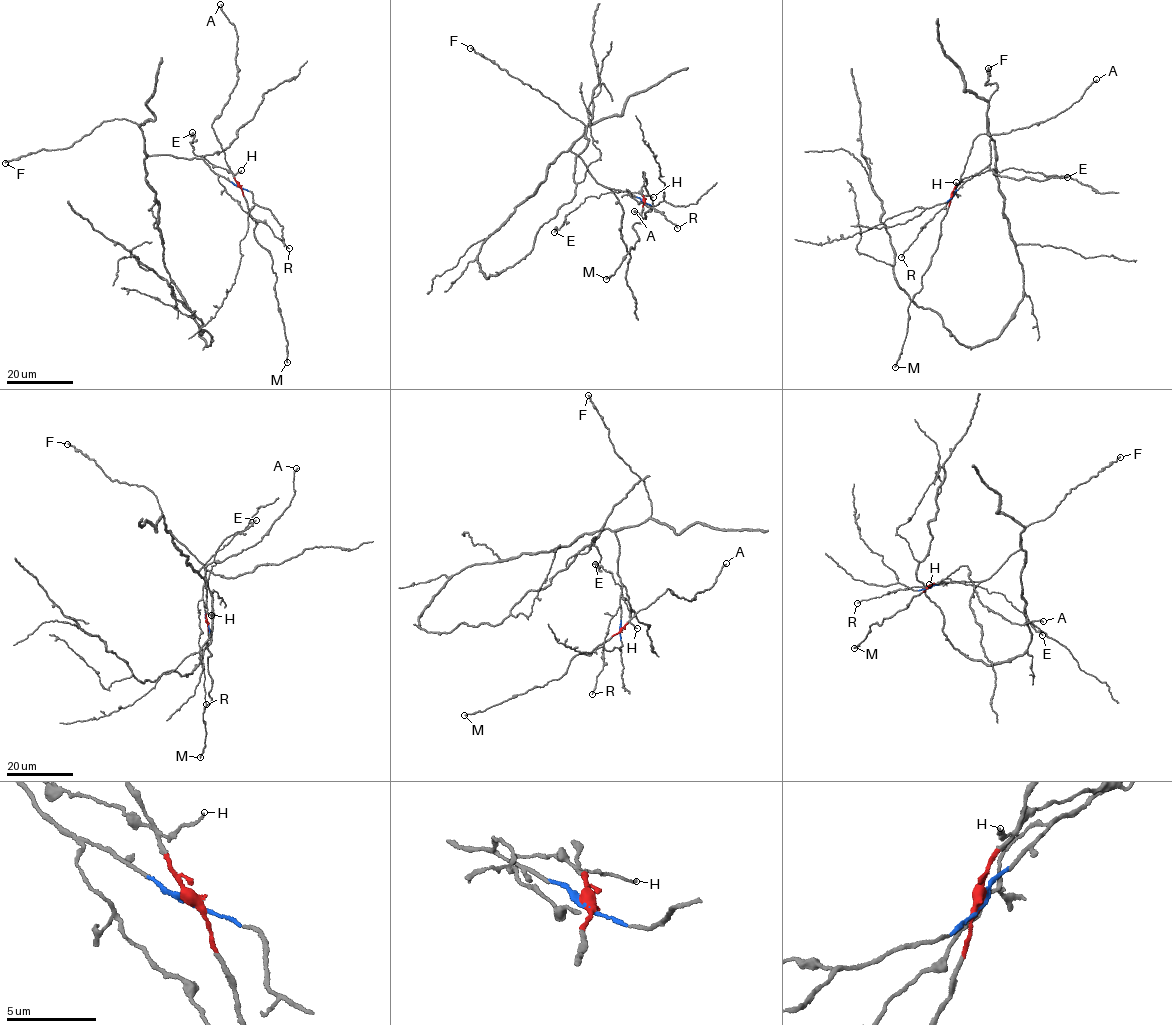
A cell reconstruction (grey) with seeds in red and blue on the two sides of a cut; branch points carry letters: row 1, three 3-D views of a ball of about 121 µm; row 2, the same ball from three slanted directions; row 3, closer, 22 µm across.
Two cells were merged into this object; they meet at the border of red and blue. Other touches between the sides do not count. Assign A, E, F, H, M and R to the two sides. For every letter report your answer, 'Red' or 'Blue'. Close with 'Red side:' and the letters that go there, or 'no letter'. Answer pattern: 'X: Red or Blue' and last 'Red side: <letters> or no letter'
A: Red
E: Red
F: Blue
H: Red
M: Red
R: Blue
Red side: A, E, H, M

